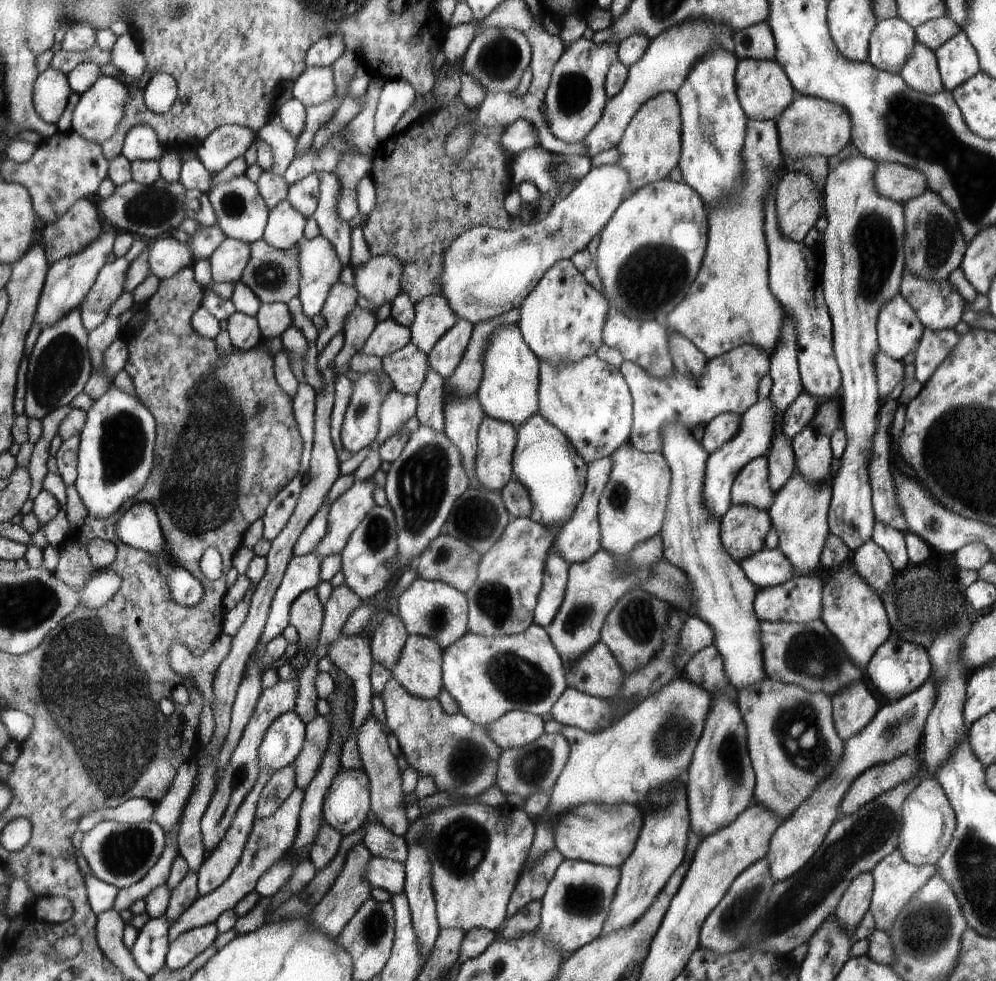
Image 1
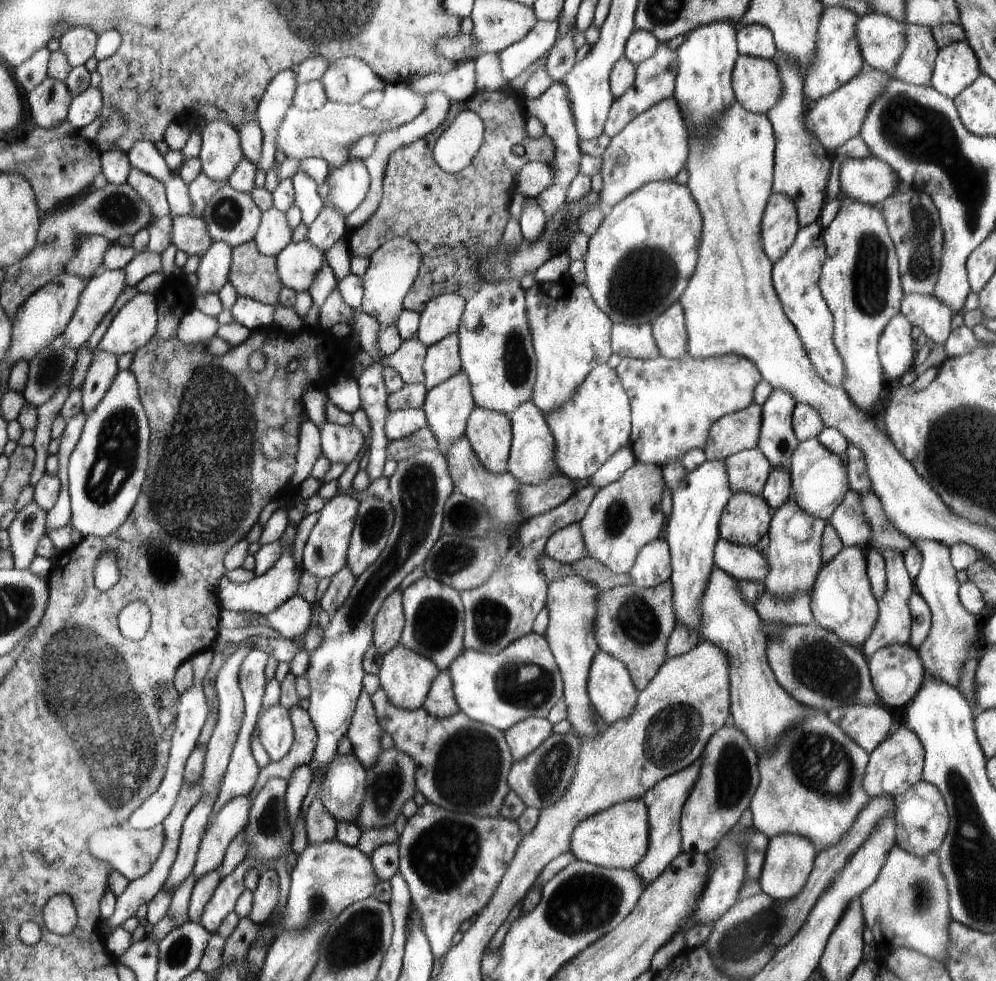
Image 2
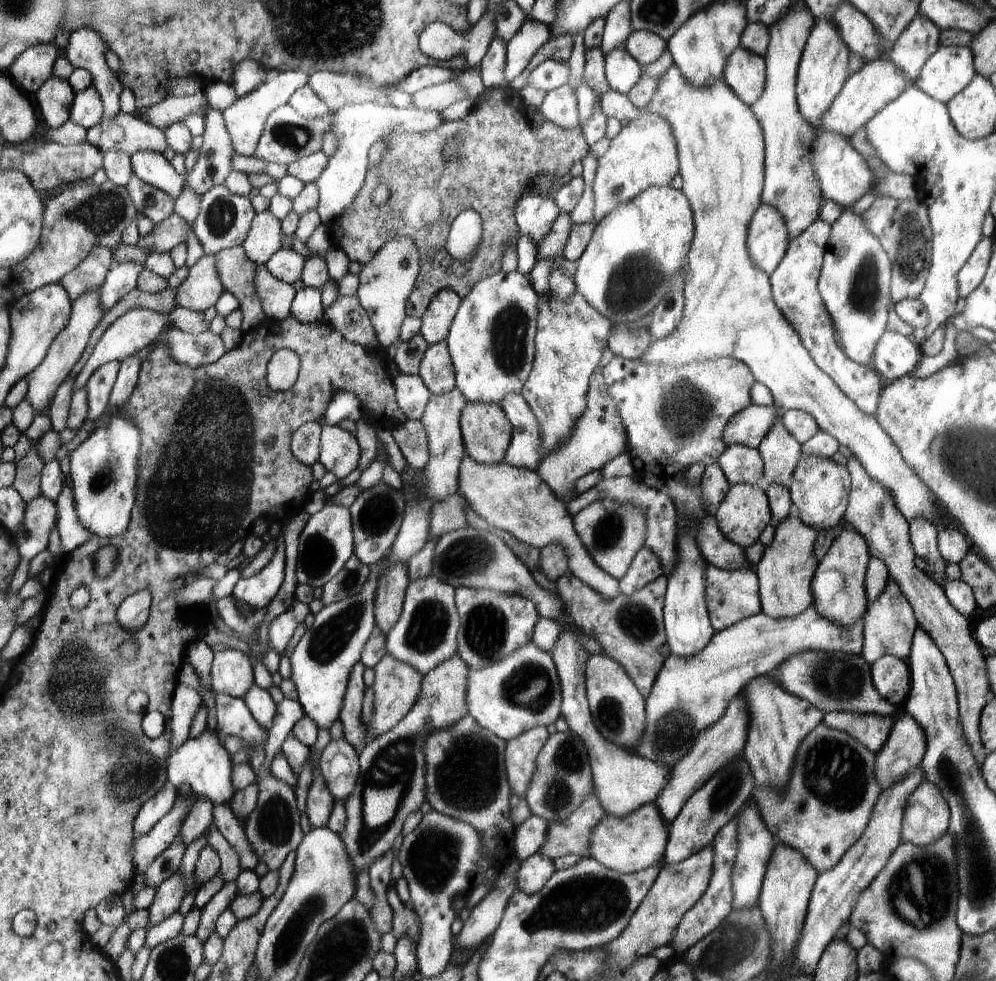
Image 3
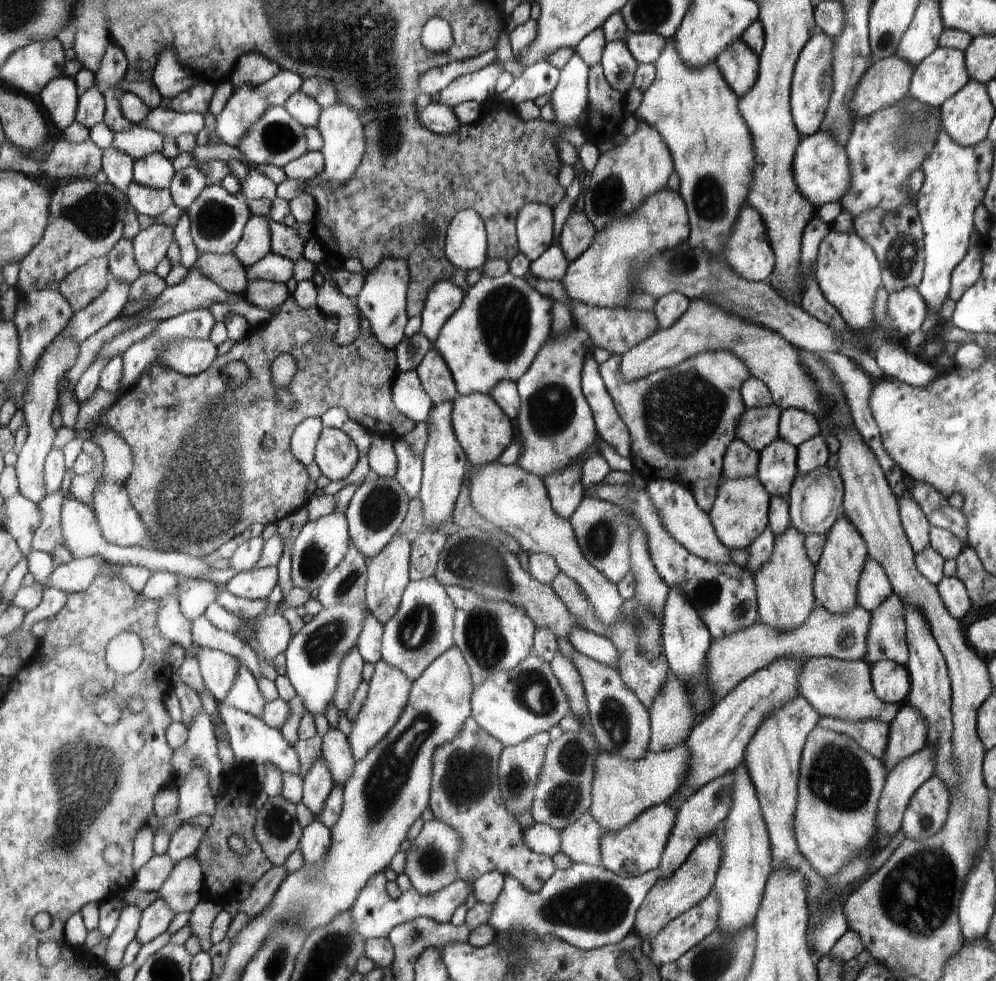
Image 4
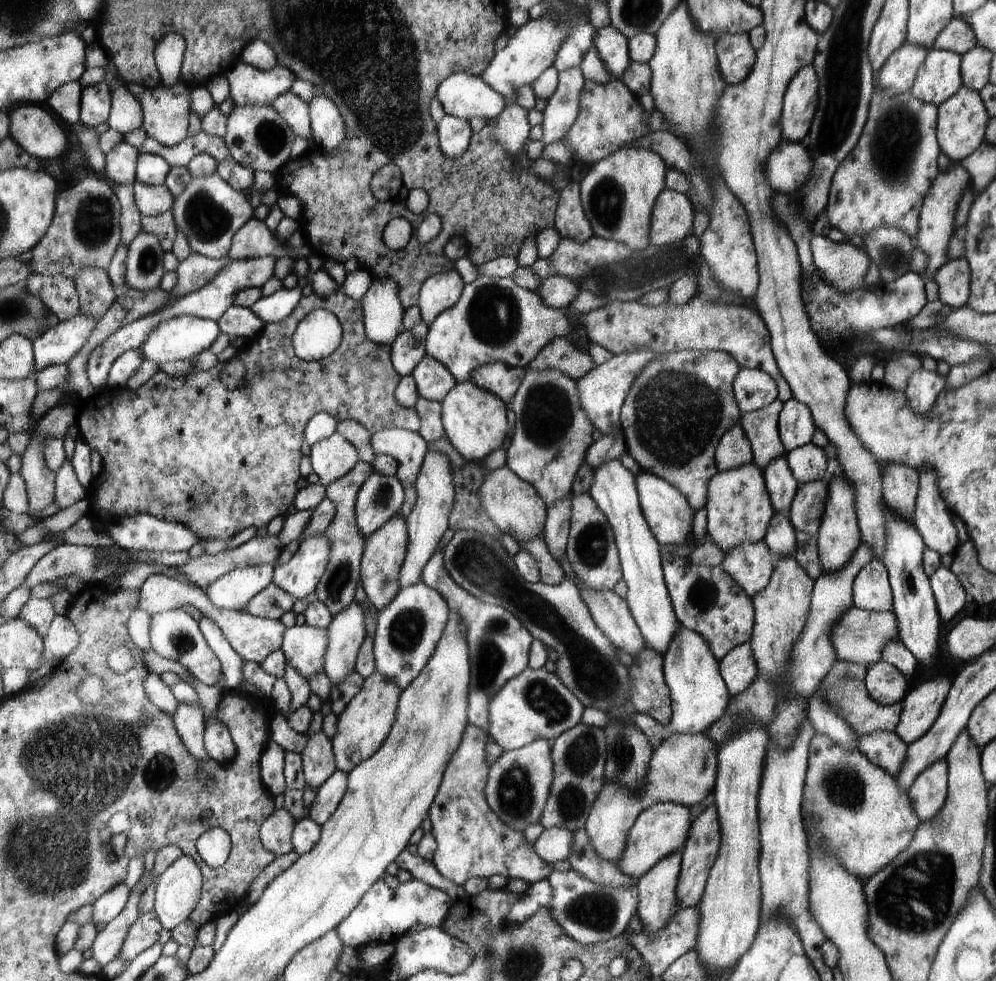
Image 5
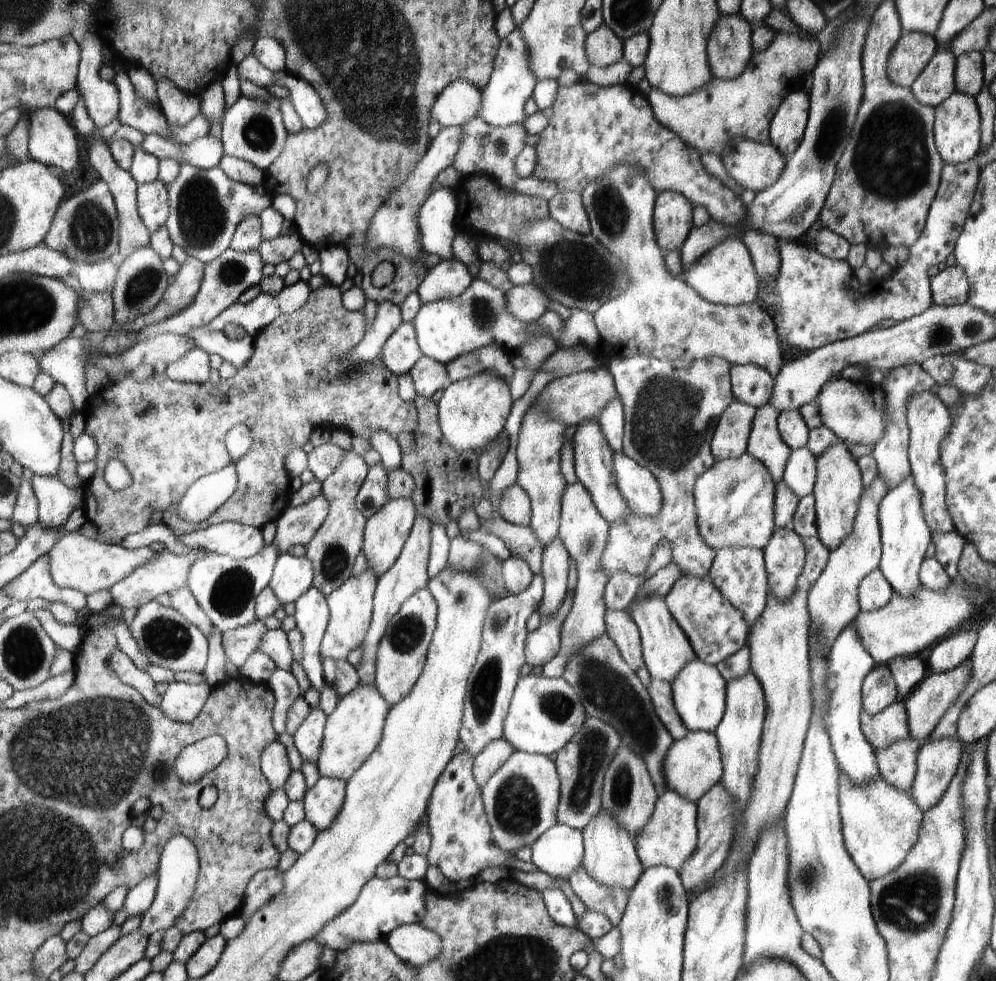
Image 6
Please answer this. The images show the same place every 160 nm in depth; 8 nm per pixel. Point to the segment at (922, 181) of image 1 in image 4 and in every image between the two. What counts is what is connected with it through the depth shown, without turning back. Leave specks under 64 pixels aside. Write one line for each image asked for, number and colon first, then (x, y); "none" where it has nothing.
2: (871, 180)
3: (844, 176)
4: (822, 170)

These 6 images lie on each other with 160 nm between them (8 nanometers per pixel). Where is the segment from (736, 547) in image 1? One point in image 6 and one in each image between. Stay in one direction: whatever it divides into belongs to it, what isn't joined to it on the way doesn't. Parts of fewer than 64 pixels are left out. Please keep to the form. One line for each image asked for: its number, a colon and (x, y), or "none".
2: (745, 520)
3: (742, 516)
4: (739, 514)
5: (738, 509)
6: (735, 498)

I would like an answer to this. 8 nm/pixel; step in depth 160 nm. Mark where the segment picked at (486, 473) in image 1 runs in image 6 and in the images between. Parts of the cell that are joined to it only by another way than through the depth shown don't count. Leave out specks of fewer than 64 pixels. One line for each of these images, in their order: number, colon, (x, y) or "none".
2: (488, 431)
3: (485, 429)
4: (483, 430)
5: (475, 422)
6: (471, 413)

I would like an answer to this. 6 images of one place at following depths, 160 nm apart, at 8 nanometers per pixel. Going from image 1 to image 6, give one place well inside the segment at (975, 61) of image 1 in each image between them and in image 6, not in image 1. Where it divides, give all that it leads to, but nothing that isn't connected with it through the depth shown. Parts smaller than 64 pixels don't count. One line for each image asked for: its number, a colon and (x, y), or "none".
2: (957, 66)
3: (950, 71)
4: (943, 74)
5: (940, 78)
6: (936, 83)

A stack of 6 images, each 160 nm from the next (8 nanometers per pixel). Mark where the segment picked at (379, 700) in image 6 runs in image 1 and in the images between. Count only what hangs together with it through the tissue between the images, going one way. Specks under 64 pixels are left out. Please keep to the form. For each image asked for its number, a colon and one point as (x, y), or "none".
1: (420, 669)
2: (407, 677)
3: (397, 687)
4: (389, 691)
5: (366, 722)

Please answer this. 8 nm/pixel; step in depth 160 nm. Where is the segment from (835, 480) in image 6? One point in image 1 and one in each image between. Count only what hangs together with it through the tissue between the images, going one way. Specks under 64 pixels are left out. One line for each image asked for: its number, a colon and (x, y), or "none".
1: (852, 609)
2: (842, 600)
3: (839, 587)
4: (844, 556)
5: (839, 536)

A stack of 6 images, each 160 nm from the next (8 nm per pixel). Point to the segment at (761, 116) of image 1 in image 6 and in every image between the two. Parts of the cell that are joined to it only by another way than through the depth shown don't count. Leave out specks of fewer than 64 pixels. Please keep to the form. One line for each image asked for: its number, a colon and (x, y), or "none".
2: (758, 85)
3: (746, 74)
4: (739, 65)
5: (736, 57)
6: (729, 48)

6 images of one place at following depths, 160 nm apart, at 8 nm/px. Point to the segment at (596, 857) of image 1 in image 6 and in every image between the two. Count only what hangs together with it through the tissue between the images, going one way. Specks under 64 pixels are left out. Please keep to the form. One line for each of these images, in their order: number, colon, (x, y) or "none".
2: (619, 838)
3: (637, 842)
4: (638, 849)
5: (662, 829)
6: (670, 838)

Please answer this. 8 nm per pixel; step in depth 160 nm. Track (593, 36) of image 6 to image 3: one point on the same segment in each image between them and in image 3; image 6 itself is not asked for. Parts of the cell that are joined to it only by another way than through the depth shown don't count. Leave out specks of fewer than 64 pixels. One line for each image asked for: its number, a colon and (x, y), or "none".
3: (623, 73)
4: (619, 65)
5: (613, 47)

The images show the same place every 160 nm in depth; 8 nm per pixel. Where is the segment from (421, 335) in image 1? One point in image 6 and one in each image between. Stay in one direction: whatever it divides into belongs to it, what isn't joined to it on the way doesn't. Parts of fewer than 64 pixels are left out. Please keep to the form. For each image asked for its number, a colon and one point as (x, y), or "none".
2: (443, 316)
3: (435, 325)
4: (445, 298)
5: (442, 290)
6: (448, 278)

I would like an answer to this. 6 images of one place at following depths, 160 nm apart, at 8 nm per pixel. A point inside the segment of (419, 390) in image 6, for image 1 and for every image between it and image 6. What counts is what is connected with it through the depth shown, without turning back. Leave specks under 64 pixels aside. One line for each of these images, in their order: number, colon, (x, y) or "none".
1: (448, 353)
2: (441, 363)
3: (437, 371)
4: (435, 376)
5: (434, 381)

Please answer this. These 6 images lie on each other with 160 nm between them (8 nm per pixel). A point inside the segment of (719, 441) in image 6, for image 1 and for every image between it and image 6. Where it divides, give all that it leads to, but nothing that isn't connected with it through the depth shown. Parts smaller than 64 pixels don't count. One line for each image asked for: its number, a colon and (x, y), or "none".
1: (752, 486)
2: (749, 471)
3: (740, 463)
4: (740, 461)
5: (734, 450)

